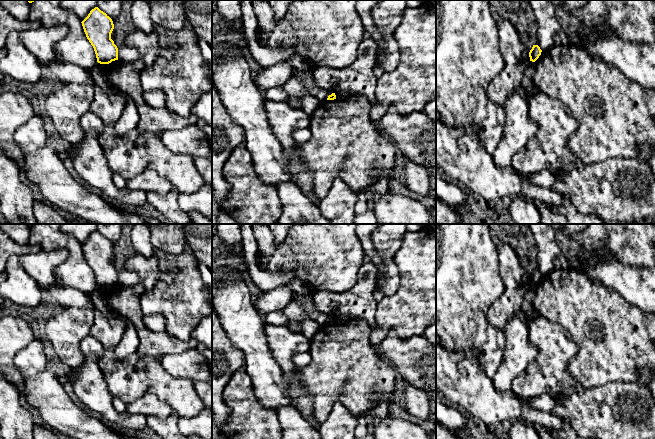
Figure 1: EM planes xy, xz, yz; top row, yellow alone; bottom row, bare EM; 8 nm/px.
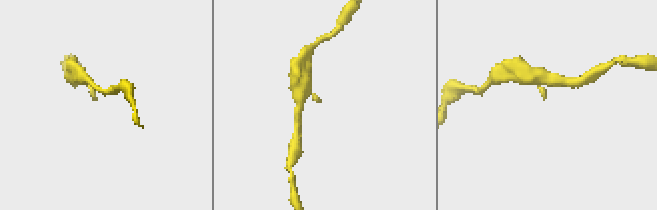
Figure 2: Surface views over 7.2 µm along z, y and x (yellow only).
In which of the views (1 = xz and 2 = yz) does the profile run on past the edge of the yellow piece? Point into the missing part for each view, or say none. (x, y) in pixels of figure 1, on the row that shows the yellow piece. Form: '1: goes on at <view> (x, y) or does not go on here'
1: does not go on here
2: does not go on here

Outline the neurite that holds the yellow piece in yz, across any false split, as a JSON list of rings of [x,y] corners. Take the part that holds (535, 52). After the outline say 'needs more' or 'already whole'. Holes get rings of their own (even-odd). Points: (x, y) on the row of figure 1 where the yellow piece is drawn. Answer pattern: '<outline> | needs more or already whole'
[[[533,45],[532,49],[529,52],[530,61],[535,62],[541,55],[542,50],[538,45]]] | already whole

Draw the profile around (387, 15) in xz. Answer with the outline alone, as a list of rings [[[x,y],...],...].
[[[380,0],[372,10],[374,24],[385,44],[383,53],[377,53],[376,66],[385,72],[393,71],[400,62],[400,52],[394,32],[401,24],[407,0]]]

